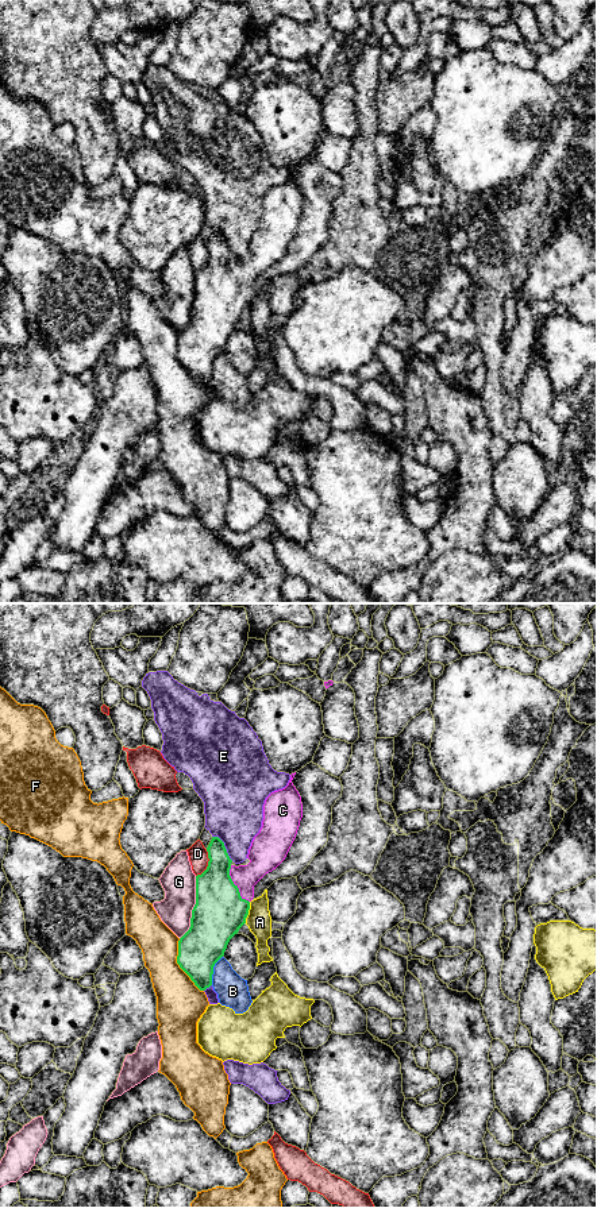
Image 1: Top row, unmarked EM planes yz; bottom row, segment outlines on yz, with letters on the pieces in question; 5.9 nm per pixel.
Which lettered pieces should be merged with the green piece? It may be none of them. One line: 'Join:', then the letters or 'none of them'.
Join: C

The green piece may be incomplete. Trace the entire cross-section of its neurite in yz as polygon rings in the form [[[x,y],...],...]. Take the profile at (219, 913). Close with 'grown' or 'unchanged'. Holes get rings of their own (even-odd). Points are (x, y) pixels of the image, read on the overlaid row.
[[[296,772],[290,775],[288,786],[282,790],[271,792],[263,804],[263,821],[259,833],[254,837],[249,849],[247,865],[232,865],[224,842],[219,837],[212,837],[208,852],[207,869],[196,876],[196,904],[192,910],[190,927],[178,941],[177,964],[190,977],[200,991],[205,991],[212,985],[212,974],[215,964],[224,956],[230,939],[238,934],[239,929],[246,923],[250,910],[250,902],[254,898],[254,885],[269,872],[276,869],[286,857],[303,818],[301,796],[292,780]]] | grown

